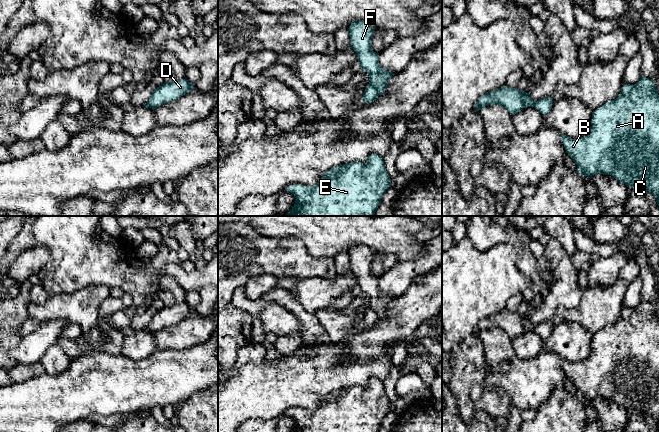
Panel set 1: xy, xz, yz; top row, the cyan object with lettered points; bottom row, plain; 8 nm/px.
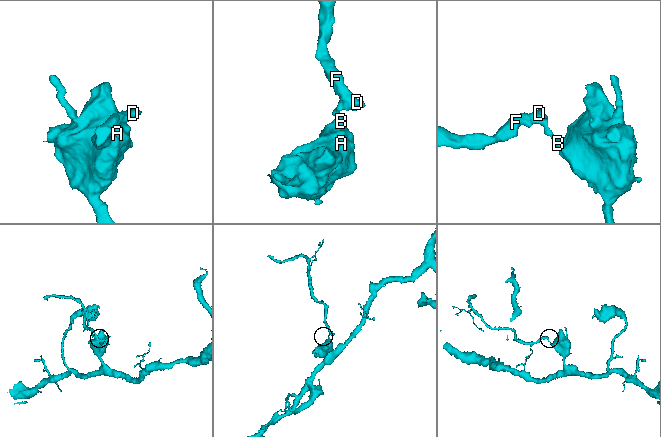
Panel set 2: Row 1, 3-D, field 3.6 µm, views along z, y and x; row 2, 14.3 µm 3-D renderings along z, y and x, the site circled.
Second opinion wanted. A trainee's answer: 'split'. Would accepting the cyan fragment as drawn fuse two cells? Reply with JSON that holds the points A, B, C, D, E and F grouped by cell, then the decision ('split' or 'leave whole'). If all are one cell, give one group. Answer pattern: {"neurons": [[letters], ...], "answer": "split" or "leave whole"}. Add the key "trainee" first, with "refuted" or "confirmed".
{"trainee": "confirmed", "neurons": [["A", "B", "C", "E"], ["D", "F"]], "answer": "split"}

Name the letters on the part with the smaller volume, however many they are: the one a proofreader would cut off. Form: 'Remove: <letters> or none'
Remove: D, F

